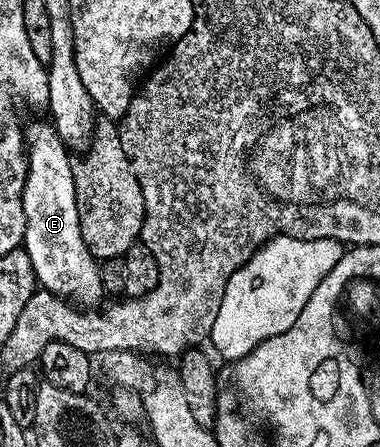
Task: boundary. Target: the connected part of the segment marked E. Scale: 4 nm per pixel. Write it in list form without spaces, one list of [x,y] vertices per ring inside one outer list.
[[[45,119],[27,125],[26,144],[28,173],[22,194],[26,234],[22,247],[34,266],[36,283],[43,291],[65,297],[77,305],[99,305],[106,293],[100,277],[100,264],[92,257],[82,238],[72,177],[74,164],[71,159],[68,161],[69,149],[58,138],[55,126]]]

